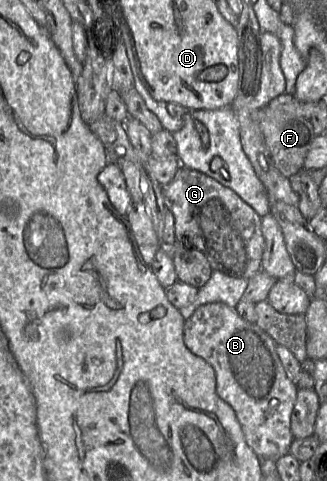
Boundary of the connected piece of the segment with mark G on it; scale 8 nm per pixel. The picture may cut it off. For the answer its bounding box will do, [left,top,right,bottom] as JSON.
[162,166,265,280]

